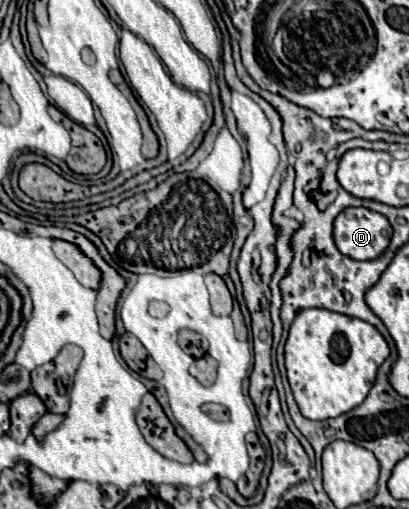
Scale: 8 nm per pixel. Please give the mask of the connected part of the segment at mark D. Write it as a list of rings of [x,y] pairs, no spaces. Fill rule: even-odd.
[[[346,208],[336,216],[332,236],[344,256],[372,260],[388,248],[392,226],[386,216],[368,208]]]

